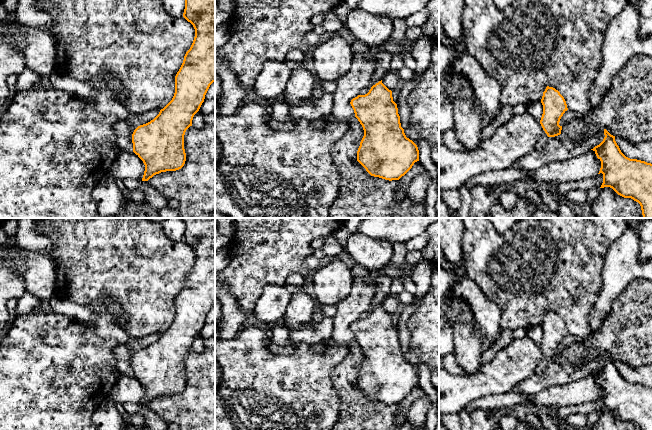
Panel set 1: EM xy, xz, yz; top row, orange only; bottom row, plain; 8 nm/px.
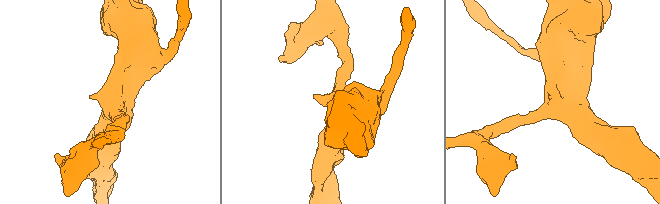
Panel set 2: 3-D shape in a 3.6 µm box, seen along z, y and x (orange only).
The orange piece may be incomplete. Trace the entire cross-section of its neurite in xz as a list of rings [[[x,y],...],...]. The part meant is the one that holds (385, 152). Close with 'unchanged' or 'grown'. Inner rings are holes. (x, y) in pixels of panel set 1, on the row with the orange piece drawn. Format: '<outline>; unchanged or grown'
[[[381,80],[373,85],[367,94],[353,98],[350,104],[364,130],[364,136],[357,151],[357,161],[371,176],[389,181],[399,180],[415,162],[419,161],[419,150],[417,145],[406,137],[401,127],[392,91]]]; unchanged

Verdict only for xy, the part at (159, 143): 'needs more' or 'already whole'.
already whole

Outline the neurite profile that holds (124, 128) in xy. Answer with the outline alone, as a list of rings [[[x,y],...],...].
[[[152,110],[140,115],[130,115],[127,119],[117,120],[114,130],[119,150],[133,152],[132,134],[134,130],[153,120],[159,112],[160,110]]]

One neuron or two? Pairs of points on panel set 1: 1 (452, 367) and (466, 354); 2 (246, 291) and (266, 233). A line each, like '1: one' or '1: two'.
1: two
2: one

